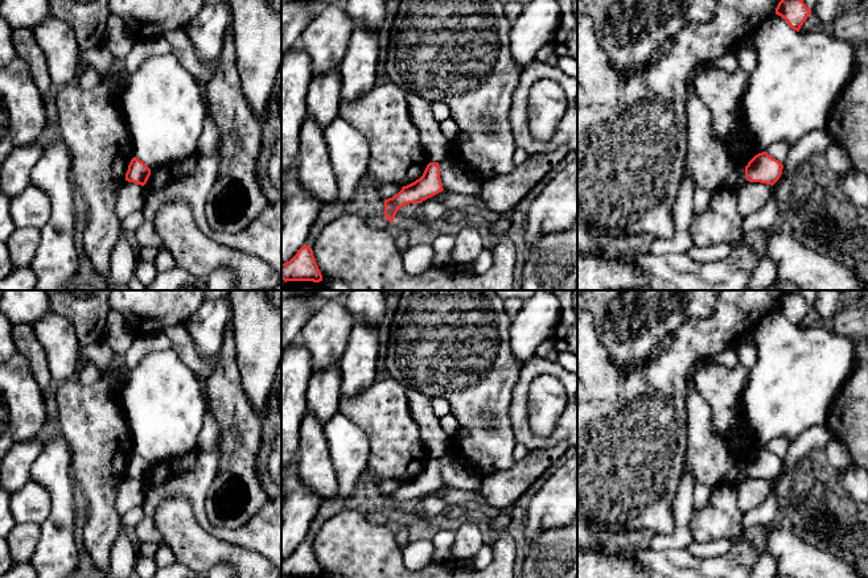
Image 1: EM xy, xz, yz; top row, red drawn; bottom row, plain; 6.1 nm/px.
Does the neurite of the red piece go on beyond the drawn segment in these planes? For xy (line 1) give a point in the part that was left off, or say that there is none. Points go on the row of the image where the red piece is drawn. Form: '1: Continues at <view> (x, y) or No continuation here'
1: No continuation here

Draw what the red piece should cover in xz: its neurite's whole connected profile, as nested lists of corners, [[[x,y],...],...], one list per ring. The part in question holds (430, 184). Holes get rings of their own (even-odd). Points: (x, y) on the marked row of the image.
[[[429,162],[419,179],[403,186],[392,198],[384,199],[383,214],[391,224],[400,207],[410,203],[421,203],[443,190],[439,162]]]

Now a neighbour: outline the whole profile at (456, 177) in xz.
[[[449,153],[439,162],[443,189],[452,194],[474,197],[485,179]]]

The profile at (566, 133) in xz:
[[[535,59],[521,73],[521,80],[509,111],[509,121],[515,146],[524,149],[528,156],[550,153],[561,145],[569,150],[577,150],[577,79],[568,77],[558,66]],[[542,79],[558,83],[567,98],[567,110],[548,141],[539,141],[531,135],[527,115],[530,90]]]

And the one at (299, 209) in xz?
[[[297,165],[281,168],[281,264],[305,244],[321,209],[321,202],[303,187]]]

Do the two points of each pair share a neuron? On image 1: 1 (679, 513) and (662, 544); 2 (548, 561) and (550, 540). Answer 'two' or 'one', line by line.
1: one
2: one

